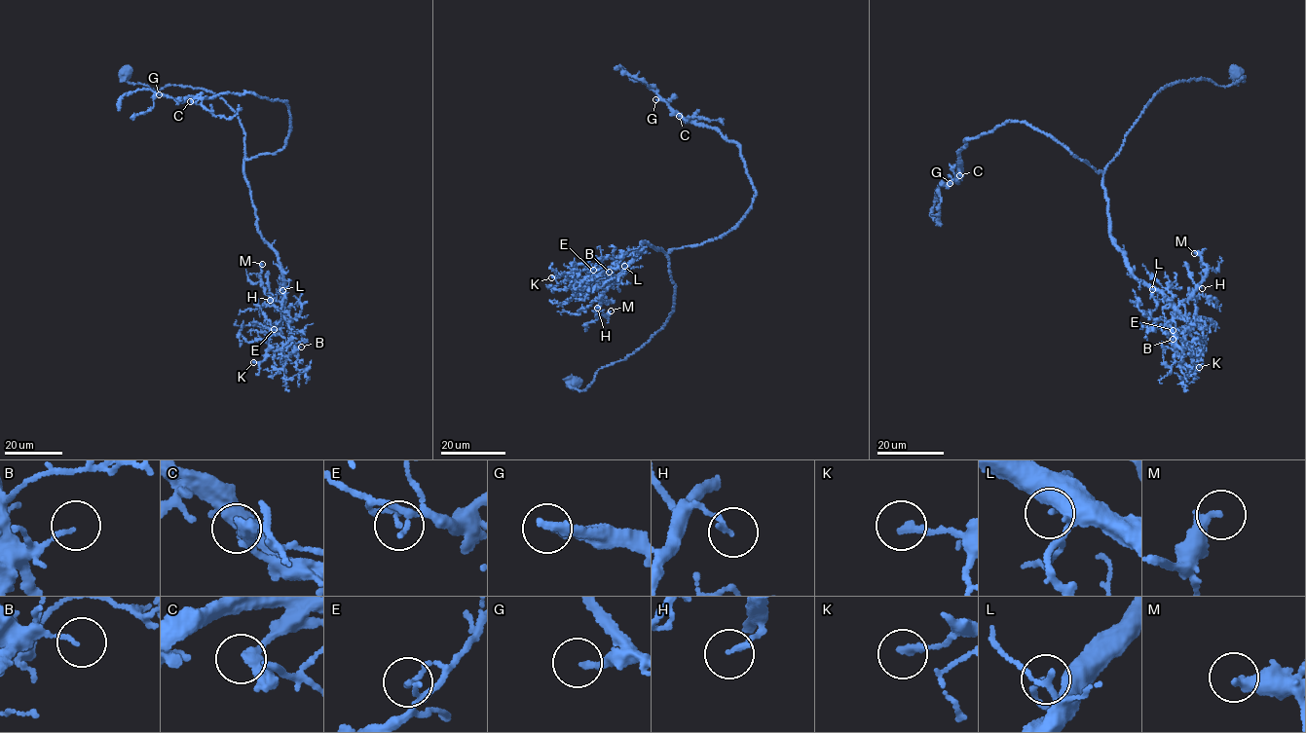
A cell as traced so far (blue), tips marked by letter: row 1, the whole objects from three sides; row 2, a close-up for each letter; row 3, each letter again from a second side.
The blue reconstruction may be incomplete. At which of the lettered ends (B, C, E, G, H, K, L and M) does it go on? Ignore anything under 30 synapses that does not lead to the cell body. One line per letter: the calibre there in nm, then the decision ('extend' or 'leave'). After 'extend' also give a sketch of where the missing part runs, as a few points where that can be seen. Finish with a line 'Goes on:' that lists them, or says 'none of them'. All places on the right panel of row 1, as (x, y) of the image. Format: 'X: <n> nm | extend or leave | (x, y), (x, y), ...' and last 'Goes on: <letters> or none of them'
B: 120 nm | leave
C: 260 nm | leave
E: 150 nm | leave
G: 180 nm | leave
H: 160 nm | leave
K: 240 nm | leave
L: 110 nm | leave
M: 320 nm | leave
Goes on: none of them

